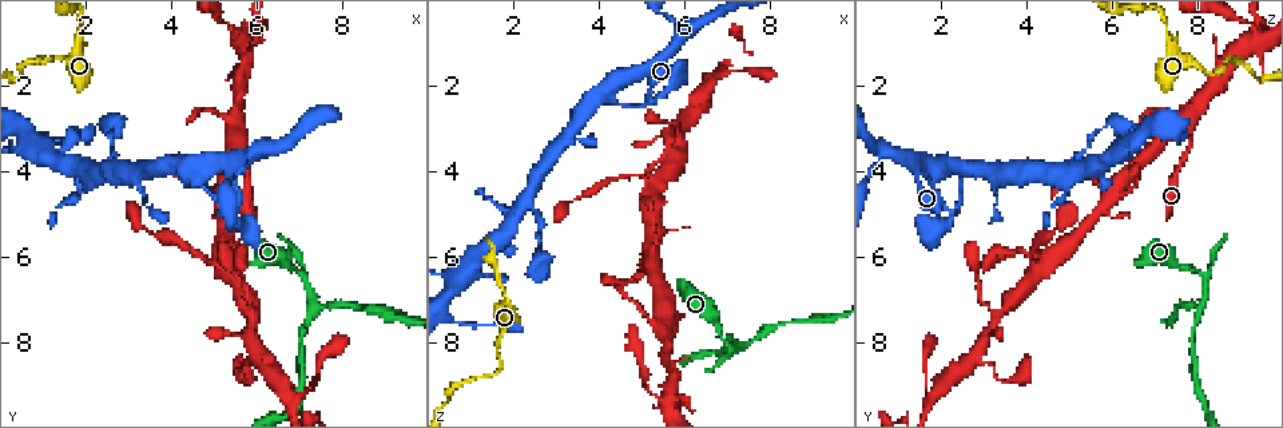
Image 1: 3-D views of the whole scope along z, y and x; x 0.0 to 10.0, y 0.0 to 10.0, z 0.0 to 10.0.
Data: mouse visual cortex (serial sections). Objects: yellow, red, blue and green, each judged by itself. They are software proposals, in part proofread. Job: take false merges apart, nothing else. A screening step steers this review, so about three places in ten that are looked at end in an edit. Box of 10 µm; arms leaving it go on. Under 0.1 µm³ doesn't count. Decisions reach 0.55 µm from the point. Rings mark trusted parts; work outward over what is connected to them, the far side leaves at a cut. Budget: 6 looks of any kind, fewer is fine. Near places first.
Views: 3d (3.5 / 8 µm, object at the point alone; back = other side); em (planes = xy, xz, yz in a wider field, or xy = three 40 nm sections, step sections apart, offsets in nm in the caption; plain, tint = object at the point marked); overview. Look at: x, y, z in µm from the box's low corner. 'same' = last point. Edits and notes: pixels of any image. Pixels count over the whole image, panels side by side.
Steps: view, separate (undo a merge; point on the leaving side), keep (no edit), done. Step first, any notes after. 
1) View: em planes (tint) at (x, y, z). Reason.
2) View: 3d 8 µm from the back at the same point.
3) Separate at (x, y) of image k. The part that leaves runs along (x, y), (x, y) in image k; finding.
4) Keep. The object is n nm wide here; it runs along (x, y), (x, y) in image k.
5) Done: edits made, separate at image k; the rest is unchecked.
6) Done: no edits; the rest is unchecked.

View: 3d 8 µm at (7.35, 7.15, 8.20). Branch point.

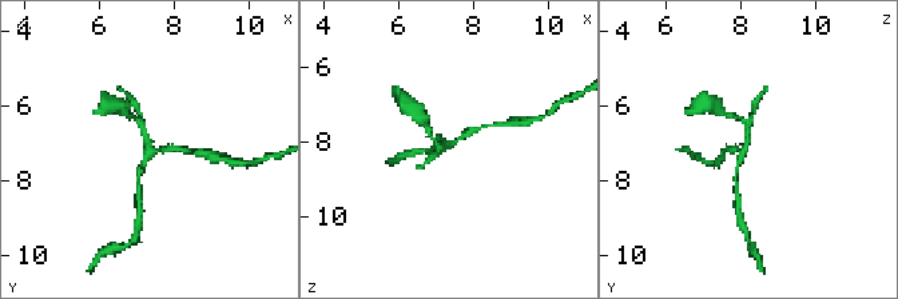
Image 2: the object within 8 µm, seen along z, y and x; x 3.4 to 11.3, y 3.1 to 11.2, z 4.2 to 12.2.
View: em xy step 3 (tint) at the same point. 3 arms meet here; the arms are 150, 150, 200 nm wide.

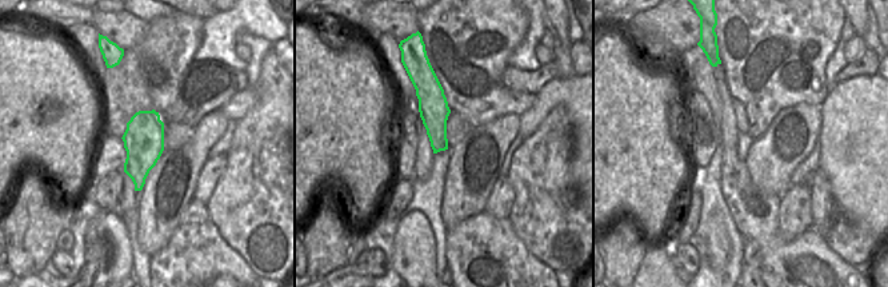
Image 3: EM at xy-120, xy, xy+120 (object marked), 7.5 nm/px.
Keep. It runs along (134, 118), (148, 148), (139, 184) in image 2; all the same cell.

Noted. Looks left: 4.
View: 3d 3.5 µm at (5.55, 3.15, 7.75). Arms part here.

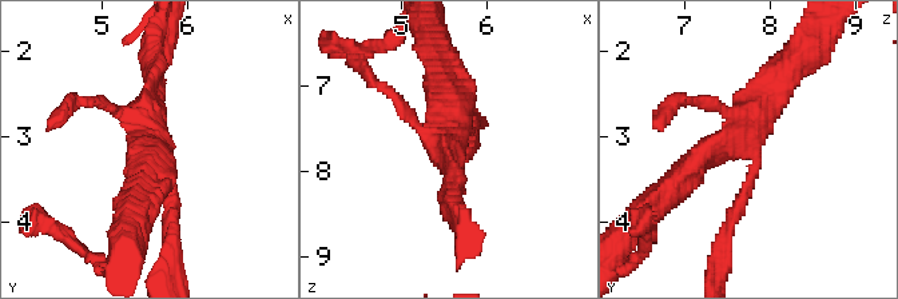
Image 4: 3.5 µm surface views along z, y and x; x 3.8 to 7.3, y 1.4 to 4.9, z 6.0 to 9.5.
View: em xy step 3 (plain) at (5.60, 3.10, 7.70). Need the tissue.

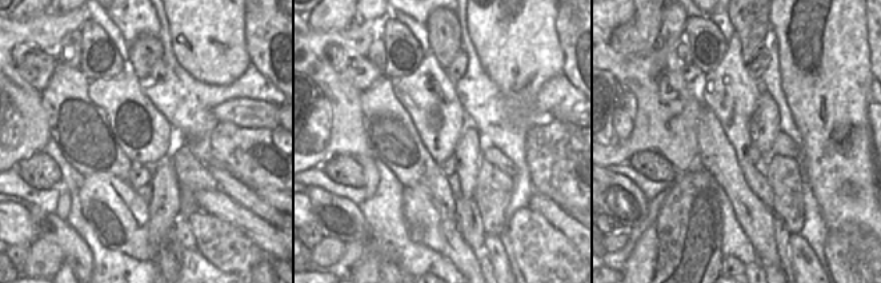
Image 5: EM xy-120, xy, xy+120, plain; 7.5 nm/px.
View: em xy step 3 (tint) at the same point. With the object marked.

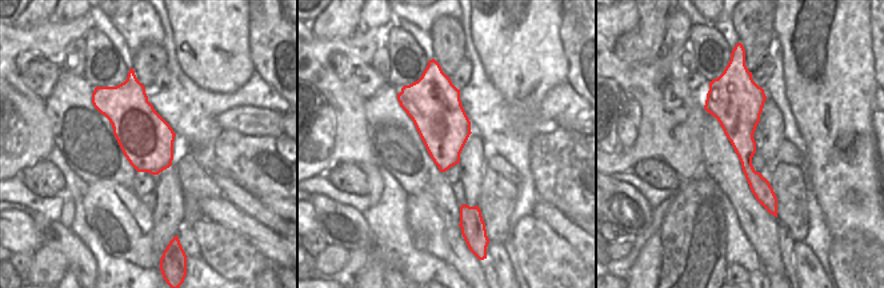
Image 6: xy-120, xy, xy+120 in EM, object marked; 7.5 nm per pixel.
Keep. It runs along (473, 135), (452, 155), (444, 74) in image 4; all the same cell.

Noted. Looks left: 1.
Done: no edits; the rest is unchecked.

